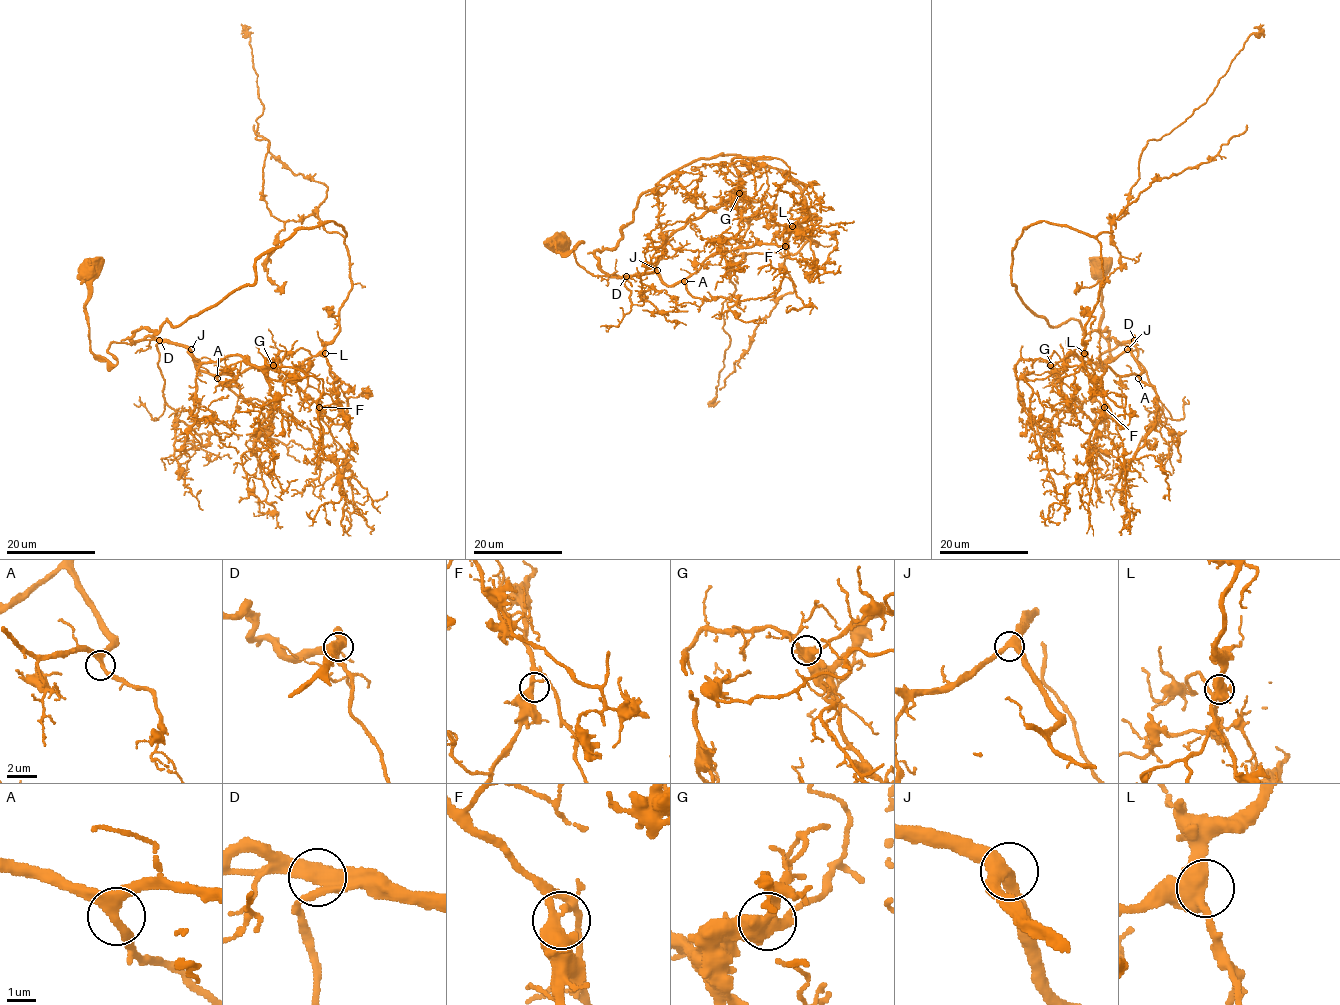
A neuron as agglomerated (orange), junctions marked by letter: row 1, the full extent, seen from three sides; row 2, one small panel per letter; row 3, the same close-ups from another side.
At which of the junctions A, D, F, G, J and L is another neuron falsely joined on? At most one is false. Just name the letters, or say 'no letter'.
no letter

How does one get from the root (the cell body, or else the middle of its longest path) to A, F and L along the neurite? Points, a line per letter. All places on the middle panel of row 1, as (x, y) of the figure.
A: (555, 243), (567, 253), (584, 242), (575, 260), (595, 275), (684, 281)
F: (555, 243), (567, 253), (584, 242), (575, 260), (595, 275), (656, 273), (667, 285), (718, 252), (785, 246)
L: (555, 243), (567, 253), (584, 242), (575, 260), (595, 275), (633, 276), (735, 195), (755, 219), (792, 226)

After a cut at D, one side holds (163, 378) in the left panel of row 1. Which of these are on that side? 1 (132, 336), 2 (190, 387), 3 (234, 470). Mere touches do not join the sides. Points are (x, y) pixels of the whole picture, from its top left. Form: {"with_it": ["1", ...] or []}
{"with_it": []}

